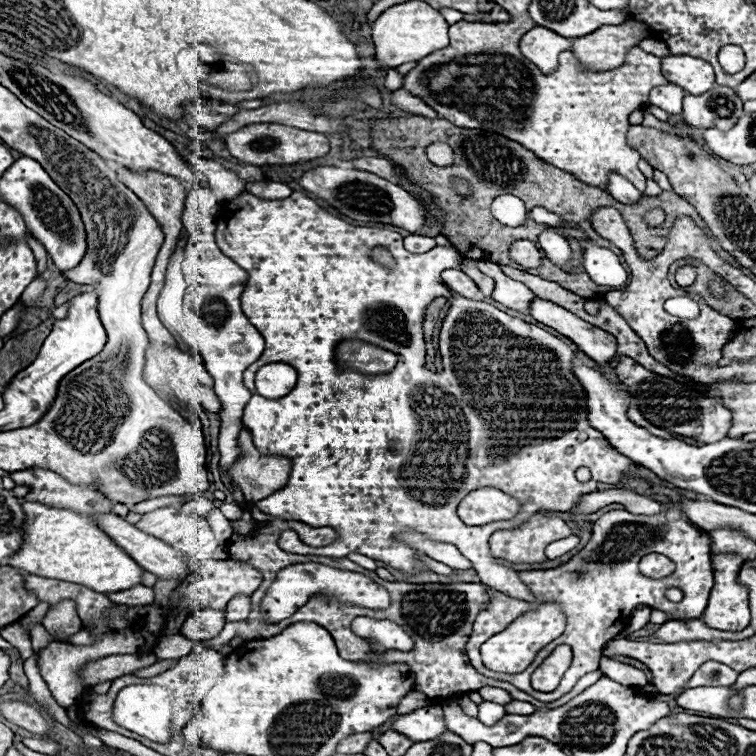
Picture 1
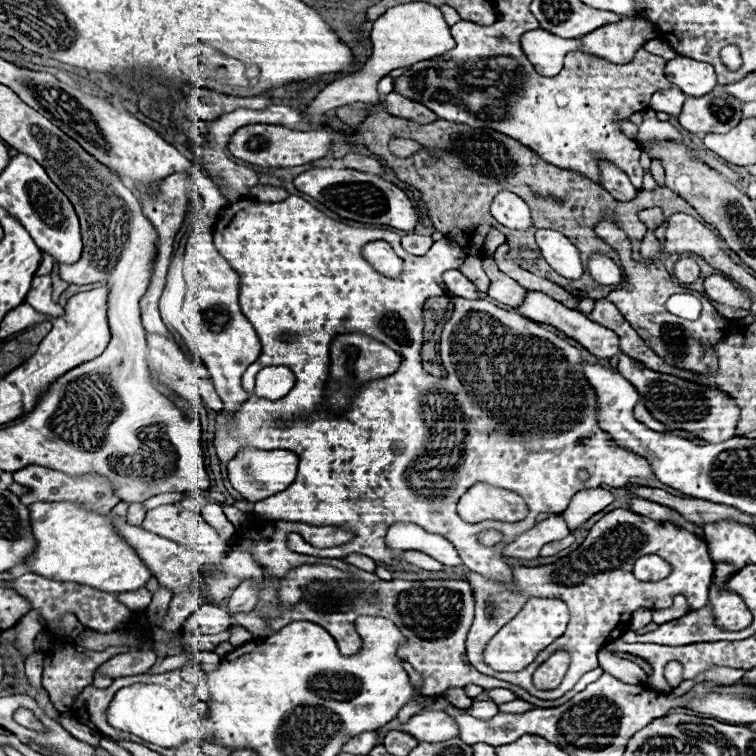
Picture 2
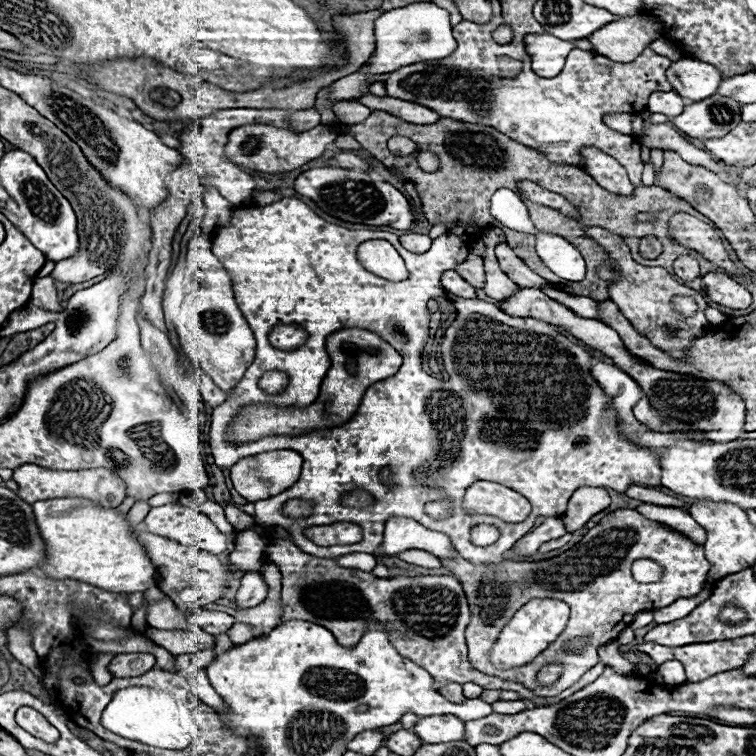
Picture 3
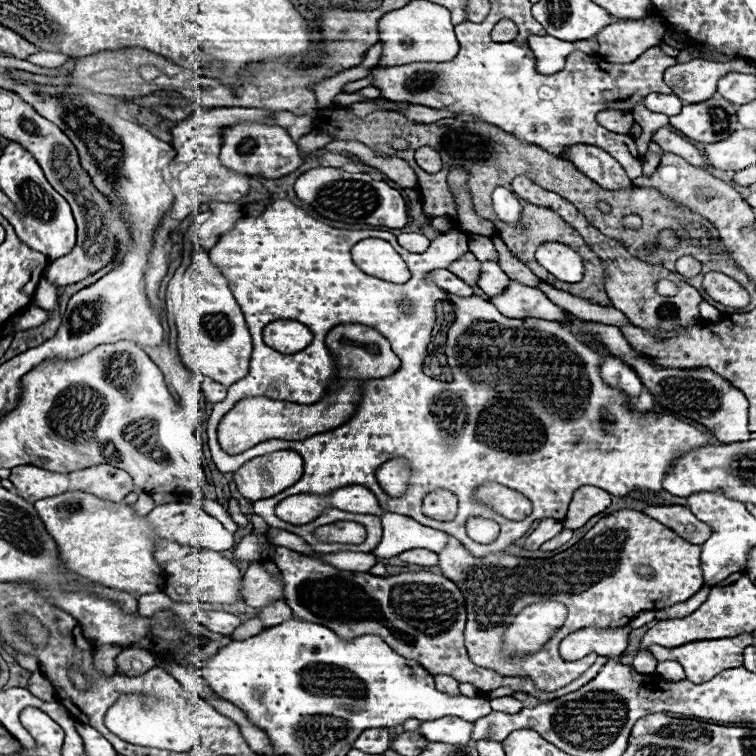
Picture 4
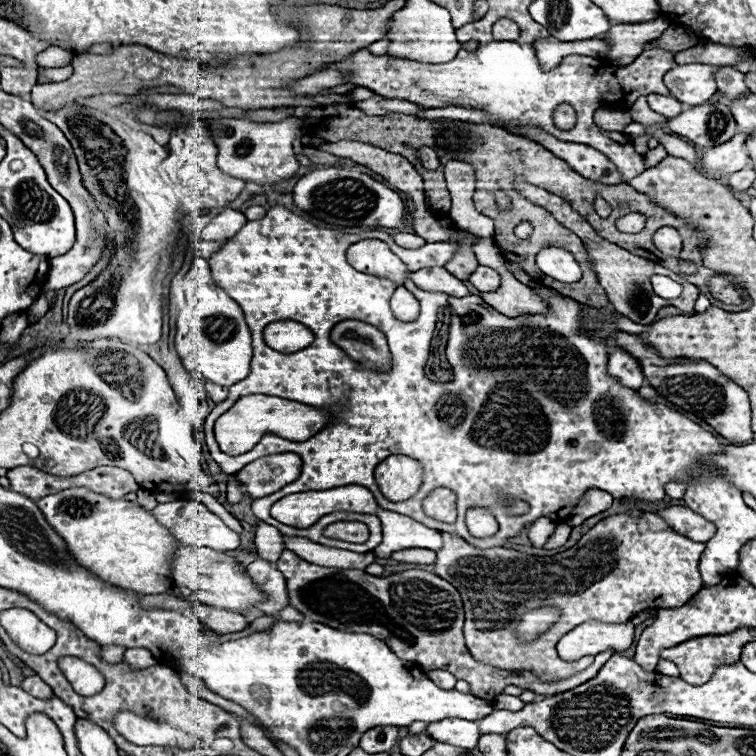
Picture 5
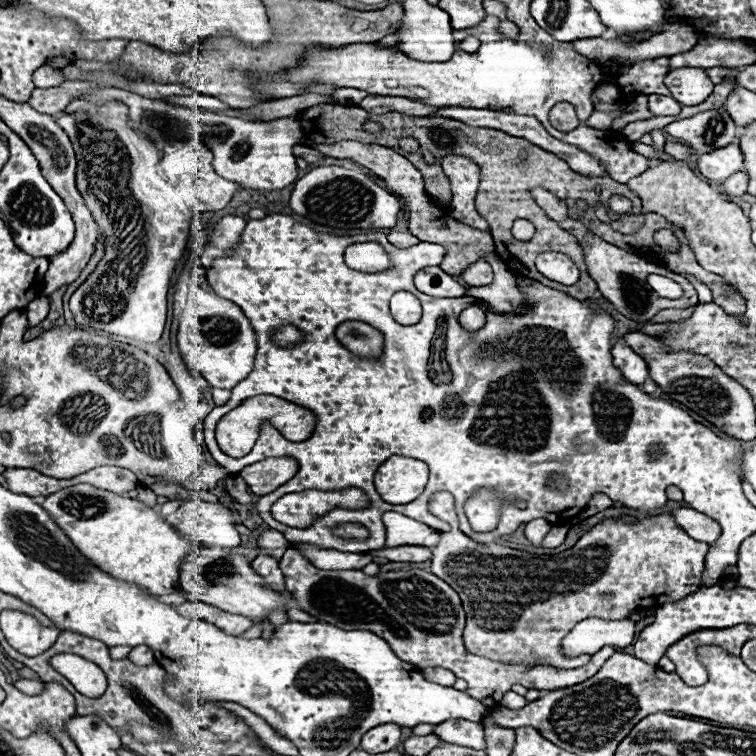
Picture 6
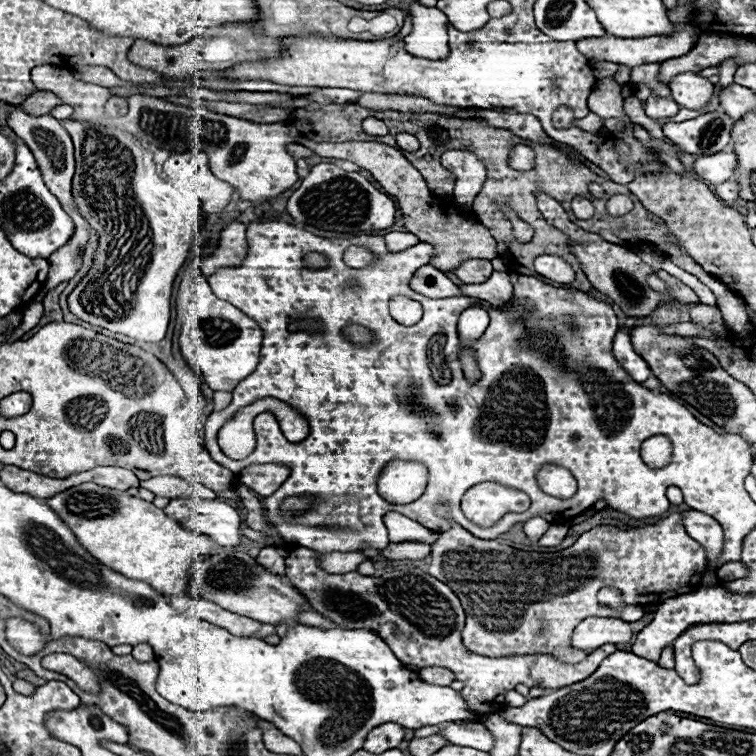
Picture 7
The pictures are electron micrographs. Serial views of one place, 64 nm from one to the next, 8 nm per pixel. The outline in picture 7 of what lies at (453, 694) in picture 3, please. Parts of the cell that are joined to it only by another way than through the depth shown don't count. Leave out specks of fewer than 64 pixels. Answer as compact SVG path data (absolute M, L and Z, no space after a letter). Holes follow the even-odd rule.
M424 668L418 674L420 674L420 678L424 682L436 684L436 686L450 686L456 680L454 674L450 670L446 670L446 668Z

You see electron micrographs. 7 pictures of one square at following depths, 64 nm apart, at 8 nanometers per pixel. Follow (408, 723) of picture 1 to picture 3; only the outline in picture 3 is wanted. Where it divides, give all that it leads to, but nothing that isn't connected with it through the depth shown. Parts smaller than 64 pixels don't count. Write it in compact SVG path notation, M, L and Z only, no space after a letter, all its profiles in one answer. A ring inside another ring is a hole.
M450 714L418 718L412 732L422 742L428 742L428 744L464 740L464 724L462 724L462 720L458 720L456 716L450 716Z

